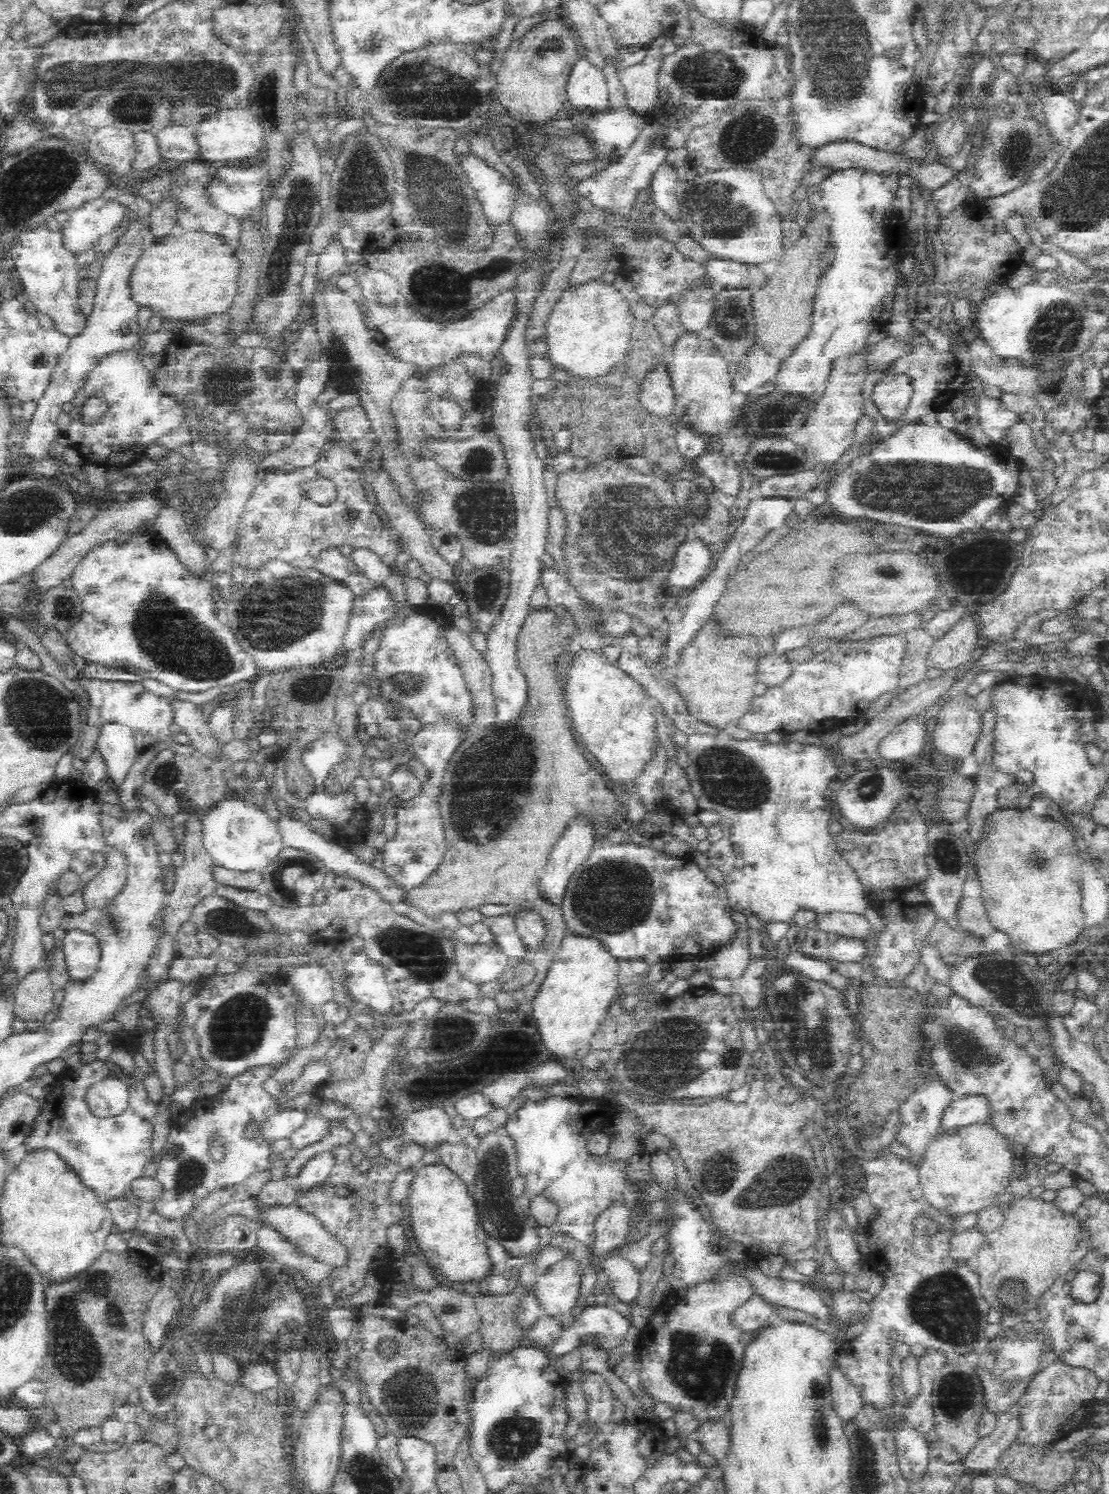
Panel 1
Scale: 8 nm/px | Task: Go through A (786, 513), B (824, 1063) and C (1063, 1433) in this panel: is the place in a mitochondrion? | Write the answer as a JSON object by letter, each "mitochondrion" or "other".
{"A":"other","B":"other","C":"other"}

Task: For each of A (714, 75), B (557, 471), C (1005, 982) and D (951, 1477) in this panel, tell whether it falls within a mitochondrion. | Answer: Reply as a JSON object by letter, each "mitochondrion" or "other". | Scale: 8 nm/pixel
{"A":"mitochondrion","B":"other","C":"mitochondrion","D":"other"}

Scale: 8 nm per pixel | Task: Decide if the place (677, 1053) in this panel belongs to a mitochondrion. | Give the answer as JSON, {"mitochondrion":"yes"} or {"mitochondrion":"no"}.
{"mitochondrion":"yes"}

